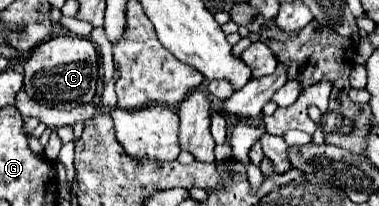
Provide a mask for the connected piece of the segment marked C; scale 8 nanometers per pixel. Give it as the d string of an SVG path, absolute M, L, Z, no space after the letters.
M60 35L36 45L24 61L24 89L44 107L74 109L82 103L92 103L98 81L98 53L86 37Z

